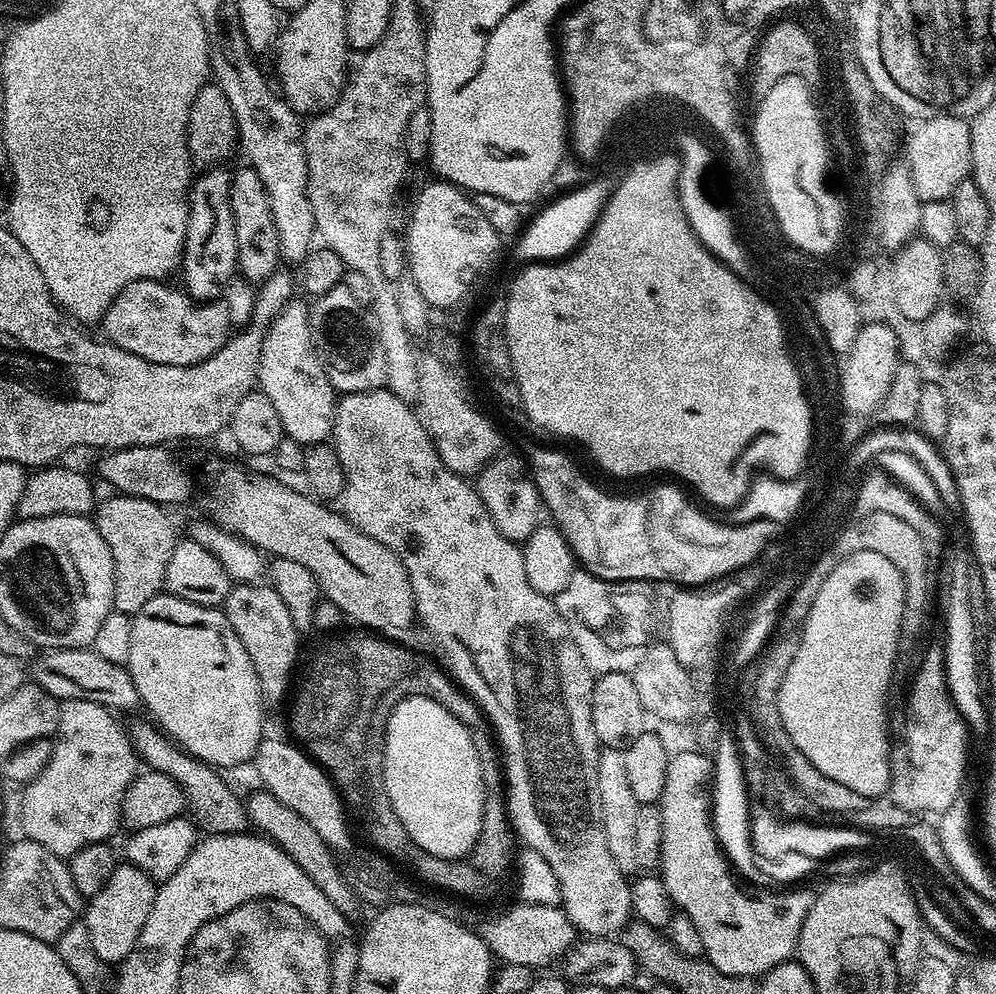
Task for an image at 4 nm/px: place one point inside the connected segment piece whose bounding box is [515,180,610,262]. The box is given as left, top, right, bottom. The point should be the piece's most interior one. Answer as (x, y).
(555, 231)

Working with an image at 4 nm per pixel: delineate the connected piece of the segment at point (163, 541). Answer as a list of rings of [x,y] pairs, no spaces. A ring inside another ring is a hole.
[[[112,494],[109,500],[101,499],[94,512],[94,523],[102,534],[106,546],[110,546],[110,558],[114,558],[114,602],[113,609],[118,612],[135,614],[150,602],[150,598],[161,595],[166,578],[166,565],[170,563],[170,554],[174,554],[178,533],[172,529],[172,520],[165,509],[146,498]]]

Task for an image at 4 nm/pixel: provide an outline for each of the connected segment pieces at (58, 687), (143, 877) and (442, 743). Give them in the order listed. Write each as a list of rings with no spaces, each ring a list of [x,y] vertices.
[[[91,647],[50,648],[41,651],[31,661],[30,667],[30,676],[34,683],[49,692],[57,702],[89,700],[117,713],[132,712],[141,707],[140,695],[127,667],[109,662],[102,658],[102,654],[92,651]]]
[[[127,862],[117,863],[114,874],[110,874],[110,882],[106,882],[98,894],[90,897],[82,912],[84,924],[90,930],[94,954],[98,954],[98,958],[116,966],[132,953],[138,942],[138,934],[142,934],[142,926],[146,926],[146,918],[150,918],[157,887],[157,881],[138,866]]]
[[[411,696],[394,706],[384,731],[384,781],[392,803],[391,815],[426,854],[443,860],[462,860],[478,842],[484,813],[484,779],[478,750],[466,726],[443,704],[425,696]]]

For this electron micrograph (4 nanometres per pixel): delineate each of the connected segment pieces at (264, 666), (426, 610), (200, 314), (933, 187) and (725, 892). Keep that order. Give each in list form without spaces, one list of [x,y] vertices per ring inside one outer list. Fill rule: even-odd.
[[[264,582],[237,583],[224,600],[222,611],[230,626],[234,626],[234,634],[238,634],[242,646],[246,646],[246,654],[250,654],[250,662],[254,666],[254,674],[258,674],[265,705],[272,706],[284,695],[287,697],[293,683],[292,671],[296,668],[296,655],[300,652],[302,634],[294,626],[282,597]]]
[[[387,387],[375,388],[369,392],[343,393],[336,402],[330,443],[335,448],[344,471],[343,515],[347,516],[349,522],[358,530],[370,534],[374,542],[382,542],[382,546],[389,548],[402,562],[402,566],[406,566],[414,590],[419,623],[421,625],[424,623],[428,627],[429,634],[444,647],[444,652],[448,655],[447,667],[450,672],[452,667],[451,675],[455,683],[483,709],[487,723],[494,729],[499,751],[503,753],[502,772],[506,777],[508,818],[512,821],[513,832],[527,847],[538,850],[538,854],[542,854],[542,858],[550,862],[555,876],[558,877],[560,904],[577,933],[588,938],[608,938],[619,933],[633,915],[632,889],[625,873],[621,872],[618,866],[614,866],[614,858],[610,858],[610,849],[606,846],[606,834],[602,831],[602,806],[598,806],[598,778],[596,777],[596,759],[602,745],[600,739],[596,737],[592,721],[594,674],[586,666],[586,658],[582,658],[574,638],[570,638],[570,630],[566,622],[562,622],[562,614],[558,614],[555,599],[538,594],[538,590],[530,586],[530,581],[526,578],[526,562],[521,545],[501,534],[498,526],[494,526],[475,487],[465,477],[449,470],[442,462],[442,458],[438,458],[432,439],[426,434],[415,407],[409,401],[398,398],[388,391]]]
[[[135,280],[130,282],[117,296],[112,299],[112,305],[104,312],[102,329],[109,341],[124,352],[138,354],[138,358],[154,359],[157,364],[166,366],[190,366],[210,358],[225,342],[228,341],[234,325],[230,322],[228,307],[222,302],[197,302],[183,290],[172,292],[164,300],[164,320],[156,324],[156,353],[152,353],[152,288],[151,280]]]
[[[932,116],[919,121],[908,136],[906,163],[914,190],[921,202],[946,200],[954,194],[958,182],[969,179],[972,170],[970,134],[972,125],[962,116]]]
[[[700,750],[693,751],[673,751],[668,758],[666,787],[662,790],[659,802],[662,814],[662,850],[658,875],[666,886],[673,905],[687,914],[694,926],[698,926],[706,959],[718,970],[722,970],[723,974],[759,978],[774,966],[797,955],[802,922],[806,922],[806,914],[810,914],[810,906],[814,906],[816,892],[800,886],[796,888],[797,892],[778,890],[782,892],[752,893],[736,885],[737,877],[730,867],[728,857],[720,848],[712,825],[713,757]]]

